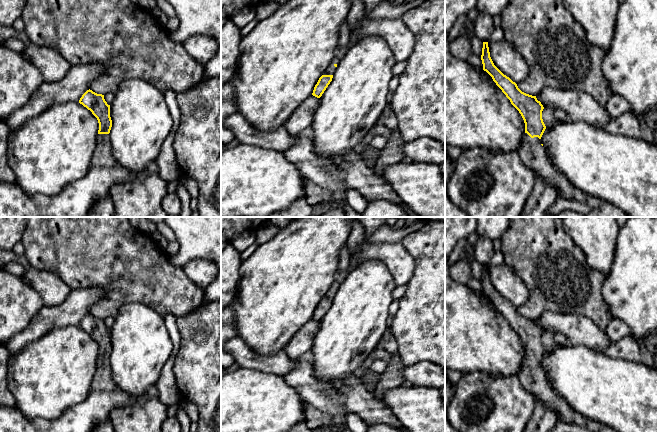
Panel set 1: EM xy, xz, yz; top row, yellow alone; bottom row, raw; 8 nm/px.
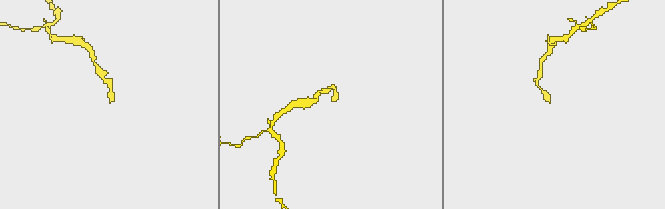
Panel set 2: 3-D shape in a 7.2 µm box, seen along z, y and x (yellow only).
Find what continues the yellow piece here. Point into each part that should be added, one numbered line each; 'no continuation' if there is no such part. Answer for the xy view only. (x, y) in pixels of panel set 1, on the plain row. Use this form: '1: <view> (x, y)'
1: xy (102, 381)

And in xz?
1: xz (330, 294)

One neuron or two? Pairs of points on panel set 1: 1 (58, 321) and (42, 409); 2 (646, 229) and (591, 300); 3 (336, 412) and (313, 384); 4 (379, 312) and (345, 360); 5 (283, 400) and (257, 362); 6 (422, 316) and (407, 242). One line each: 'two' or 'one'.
1: two
2: two
3: one
4: one
5: two
6: one

